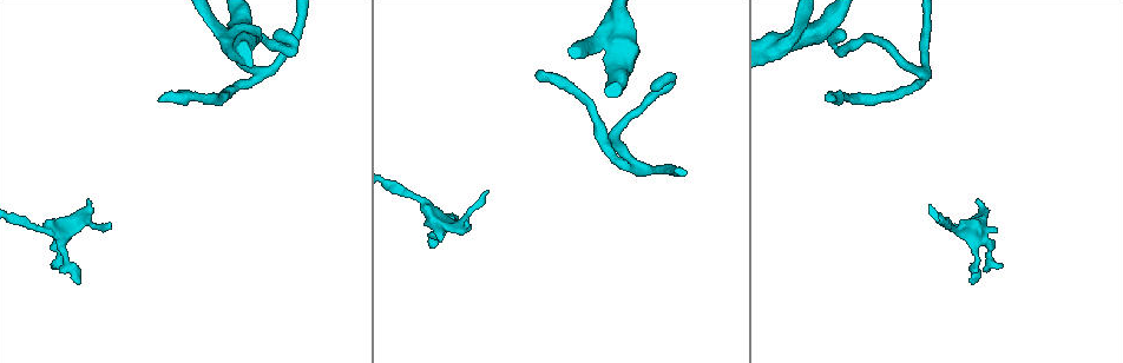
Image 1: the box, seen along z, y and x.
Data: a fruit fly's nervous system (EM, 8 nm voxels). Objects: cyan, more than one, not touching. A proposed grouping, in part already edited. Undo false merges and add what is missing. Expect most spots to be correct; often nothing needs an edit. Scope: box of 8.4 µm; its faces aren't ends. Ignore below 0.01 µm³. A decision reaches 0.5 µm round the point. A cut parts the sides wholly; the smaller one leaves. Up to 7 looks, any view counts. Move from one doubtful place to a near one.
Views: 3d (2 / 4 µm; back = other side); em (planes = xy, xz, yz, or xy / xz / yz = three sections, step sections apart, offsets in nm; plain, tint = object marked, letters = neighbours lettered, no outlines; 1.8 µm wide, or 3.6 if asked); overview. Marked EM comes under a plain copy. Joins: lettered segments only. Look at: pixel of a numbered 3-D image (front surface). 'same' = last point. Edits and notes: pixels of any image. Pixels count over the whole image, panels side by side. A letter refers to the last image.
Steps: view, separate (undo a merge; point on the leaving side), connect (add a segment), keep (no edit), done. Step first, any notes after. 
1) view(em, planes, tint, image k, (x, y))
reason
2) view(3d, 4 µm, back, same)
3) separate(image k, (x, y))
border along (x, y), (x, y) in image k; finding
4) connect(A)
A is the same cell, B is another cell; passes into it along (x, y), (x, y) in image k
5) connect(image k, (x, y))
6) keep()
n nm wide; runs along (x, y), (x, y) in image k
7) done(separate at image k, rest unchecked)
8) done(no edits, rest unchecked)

view(em, planes, letters, image 1, (538, 72))

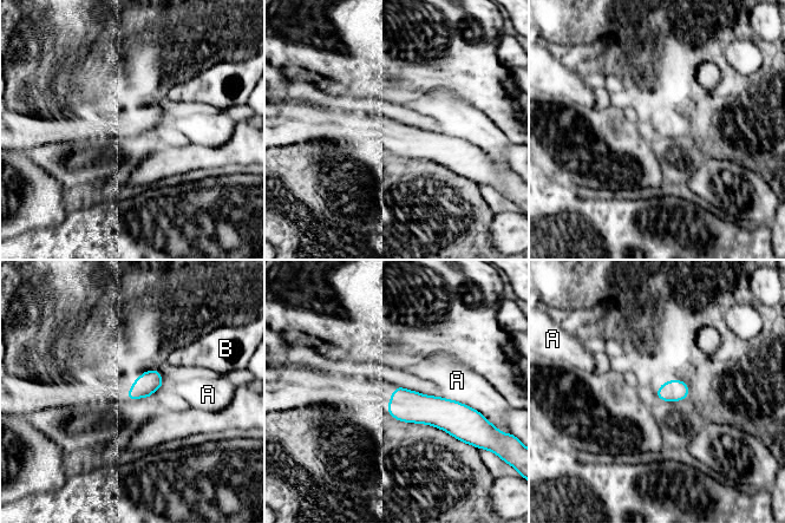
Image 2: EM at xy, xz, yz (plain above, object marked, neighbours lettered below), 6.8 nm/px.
keep()
140 nm wide; A and B are other cells; border along (444, 397), (460, 401), (477, 411) in image 2; none of them fits

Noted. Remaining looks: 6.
view(3d, 2 µm, image 1, (466, 222))
thin end

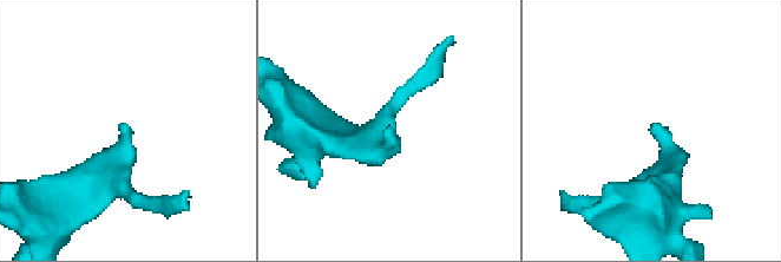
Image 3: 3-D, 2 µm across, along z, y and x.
view(em, xz, step 8, tint, image 3, (119, 130))

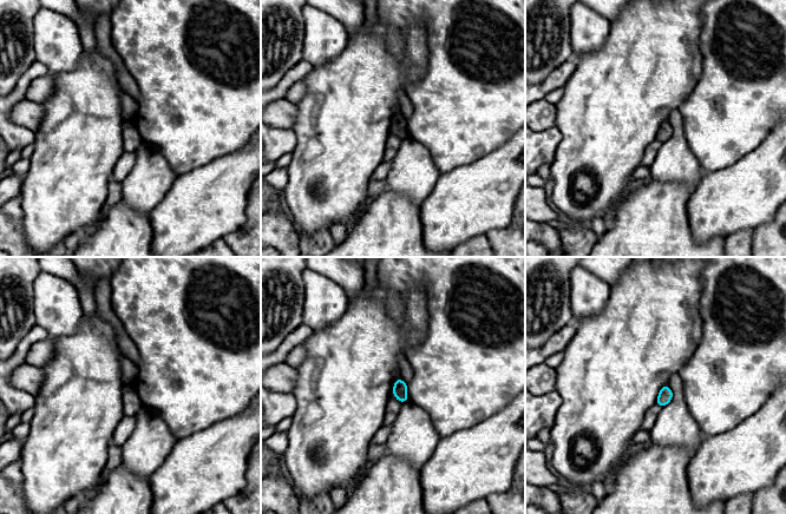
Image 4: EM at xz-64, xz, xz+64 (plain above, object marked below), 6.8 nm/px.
view(em, planes, letters, same)
another direction

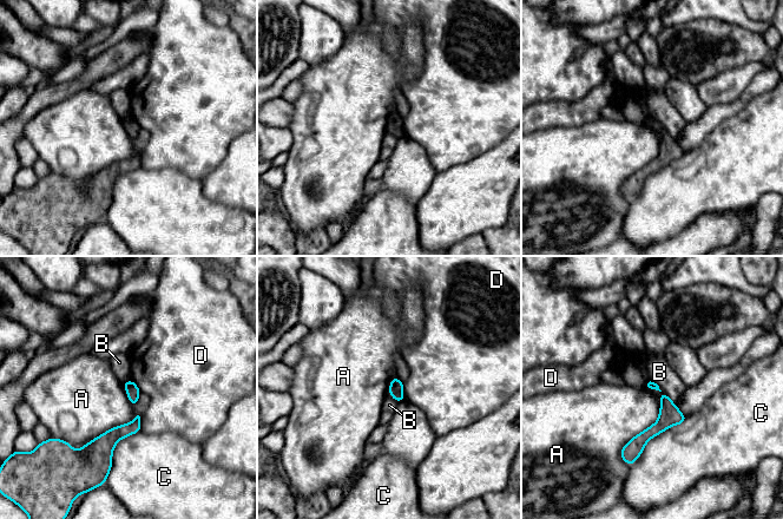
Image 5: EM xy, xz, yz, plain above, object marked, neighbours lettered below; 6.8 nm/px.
keep()
A, B, C and D are other cells; border along (647, 386), (629, 465) in image 5; none of them fits

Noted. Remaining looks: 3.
view(3d, 4 µm, image 1, (53, 269))

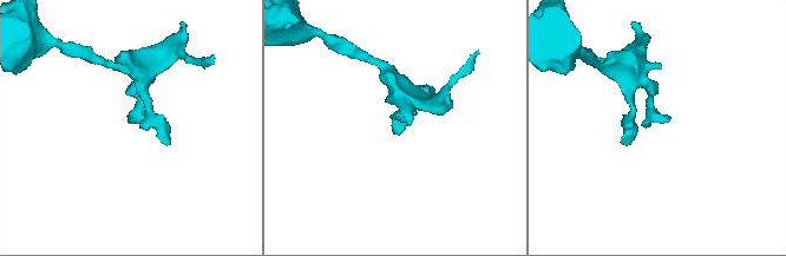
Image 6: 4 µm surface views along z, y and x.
view(em, planes, letters, image 6, (394, 133))

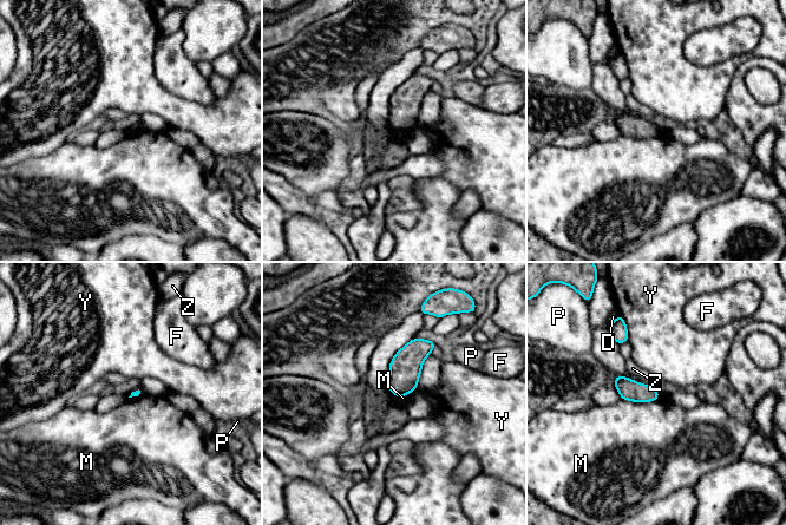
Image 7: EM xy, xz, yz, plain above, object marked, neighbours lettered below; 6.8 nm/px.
keep()
D, F, M, P, Y and Z are other cells; border along (660, 396), (648, 401), (622, 400) in image 7; no lettered segment goes on from it

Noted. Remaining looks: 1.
done(no edits, rest unchecked)

